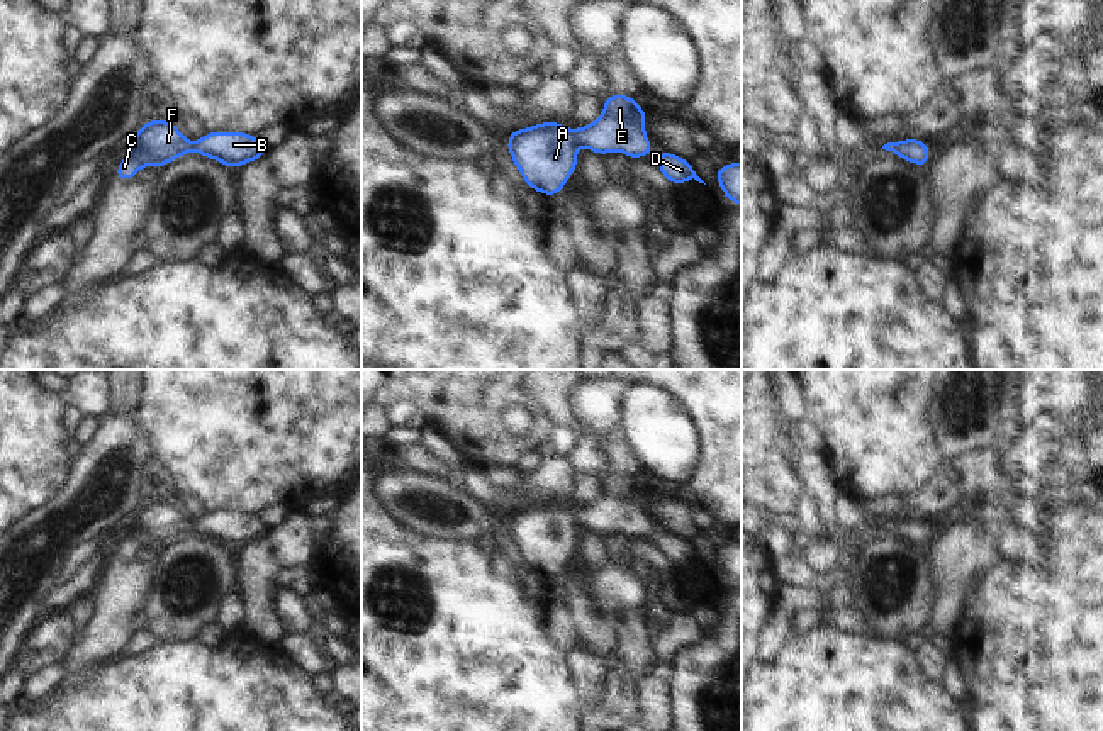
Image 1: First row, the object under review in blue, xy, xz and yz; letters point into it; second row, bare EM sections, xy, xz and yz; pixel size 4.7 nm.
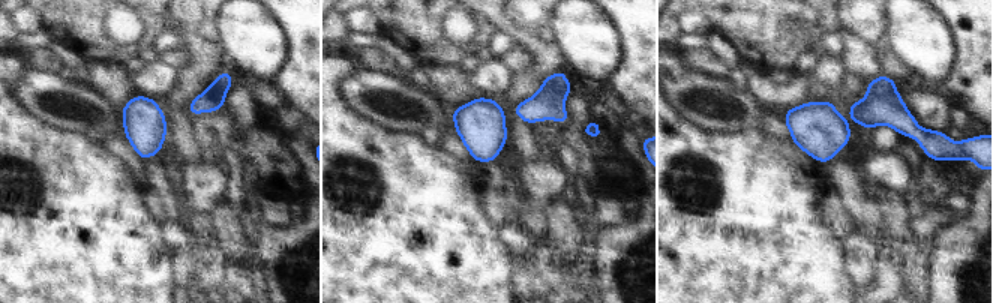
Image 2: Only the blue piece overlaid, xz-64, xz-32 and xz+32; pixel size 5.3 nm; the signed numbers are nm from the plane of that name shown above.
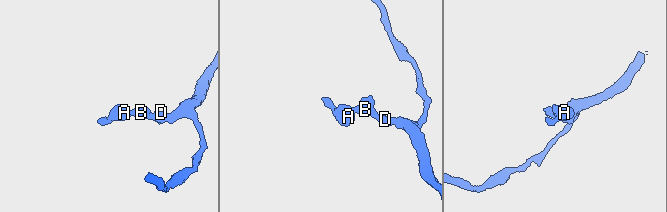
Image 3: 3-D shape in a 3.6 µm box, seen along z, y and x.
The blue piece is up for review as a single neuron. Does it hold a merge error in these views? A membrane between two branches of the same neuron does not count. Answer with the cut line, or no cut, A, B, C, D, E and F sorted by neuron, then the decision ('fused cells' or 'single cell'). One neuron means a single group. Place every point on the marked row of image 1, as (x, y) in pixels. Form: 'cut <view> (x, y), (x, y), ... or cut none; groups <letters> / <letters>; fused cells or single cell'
cut none; groups A B C D E F; single cell

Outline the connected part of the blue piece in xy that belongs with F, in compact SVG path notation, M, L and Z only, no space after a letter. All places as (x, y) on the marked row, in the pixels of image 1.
M146 120L129 141L129 153L119 163L114 176L119 180L136 180L139 168L163 168L188 151L212 158L232 170L263 158L268 148L256 136L226 131L214 131L192 144L175 122Z

